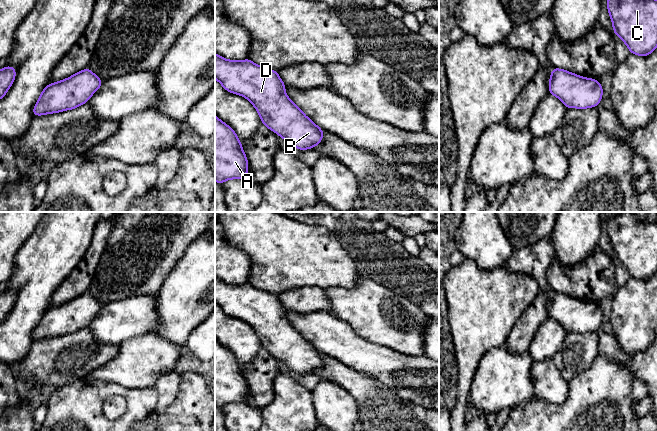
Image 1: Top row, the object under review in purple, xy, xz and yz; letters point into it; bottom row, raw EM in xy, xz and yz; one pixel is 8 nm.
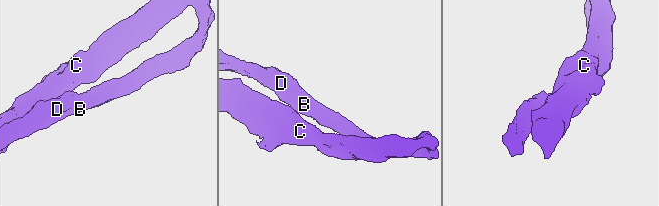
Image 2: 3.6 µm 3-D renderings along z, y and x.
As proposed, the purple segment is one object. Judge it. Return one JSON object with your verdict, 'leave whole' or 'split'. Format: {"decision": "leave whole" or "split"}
{"decision": "leave whole"}

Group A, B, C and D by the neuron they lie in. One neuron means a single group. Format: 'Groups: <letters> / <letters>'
Groups: A B C D

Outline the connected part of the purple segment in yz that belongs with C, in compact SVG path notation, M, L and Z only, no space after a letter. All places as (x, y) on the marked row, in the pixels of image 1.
M607 0L613 32L626 44L631 54L648 56L657 48L657 0Z

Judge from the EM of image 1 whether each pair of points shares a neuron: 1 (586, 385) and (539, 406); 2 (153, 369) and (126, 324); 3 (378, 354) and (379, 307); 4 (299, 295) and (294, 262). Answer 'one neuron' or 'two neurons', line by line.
1: one neuron
2: two neurons
3: two neurons
4: two neurons

